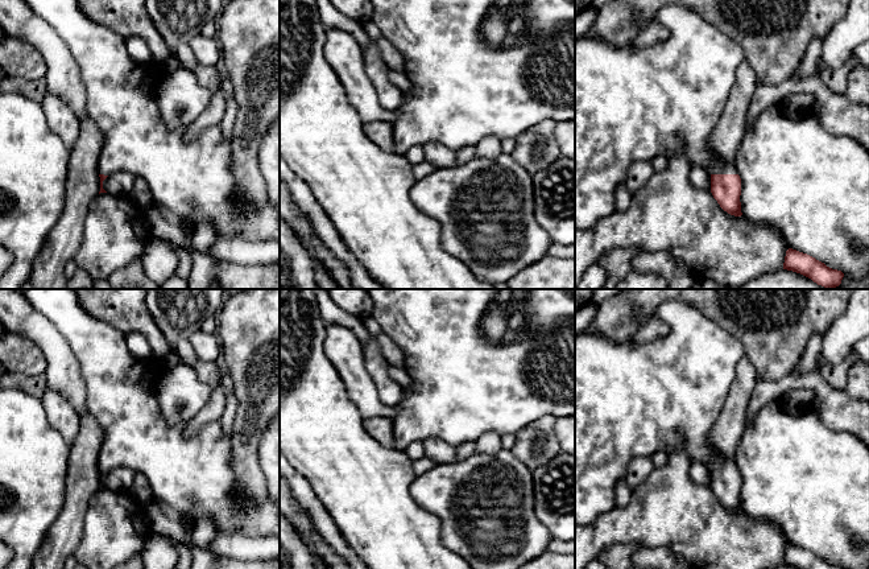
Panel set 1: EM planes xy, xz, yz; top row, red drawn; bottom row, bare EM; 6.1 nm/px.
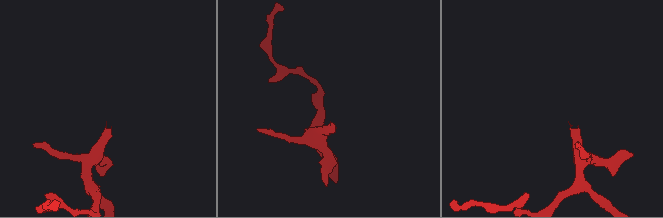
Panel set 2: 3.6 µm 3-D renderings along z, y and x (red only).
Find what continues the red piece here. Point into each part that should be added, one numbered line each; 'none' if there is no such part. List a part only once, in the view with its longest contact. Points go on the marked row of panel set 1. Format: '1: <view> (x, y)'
1: yz (632, 104)

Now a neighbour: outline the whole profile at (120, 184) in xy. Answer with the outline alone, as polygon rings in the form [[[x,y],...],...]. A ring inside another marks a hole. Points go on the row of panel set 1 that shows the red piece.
[[[116,172],[103,181],[103,189],[112,195],[128,197],[135,180],[136,176],[129,172]]]

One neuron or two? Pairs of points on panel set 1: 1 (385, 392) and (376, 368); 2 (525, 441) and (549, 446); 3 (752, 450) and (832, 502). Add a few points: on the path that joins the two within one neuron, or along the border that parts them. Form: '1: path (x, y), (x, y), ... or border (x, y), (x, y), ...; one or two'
1: path (385, 387), (379, 374); one
2: path (530, 441), (543, 446); one
3: path (772, 456), (781, 456), (801, 475), (812, 482); one

